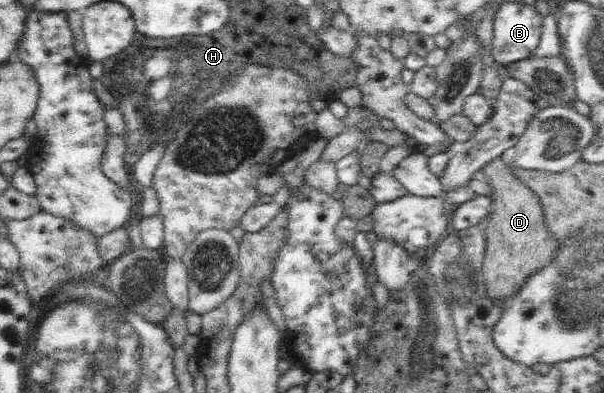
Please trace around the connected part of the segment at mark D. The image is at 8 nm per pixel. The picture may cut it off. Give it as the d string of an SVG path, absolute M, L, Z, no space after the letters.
M492 159L481 168L479 176L494 192L492 211L488 215L490 222L485 231L487 239L482 278L490 298L504 298L504 302L508 303L511 297L521 291L528 278L551 264L560 244L552 237L545 223L539 196L512 172L503 159Z

